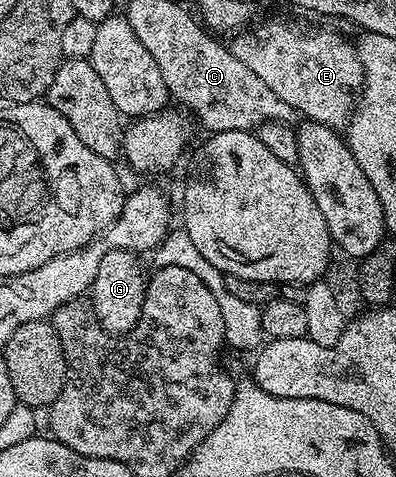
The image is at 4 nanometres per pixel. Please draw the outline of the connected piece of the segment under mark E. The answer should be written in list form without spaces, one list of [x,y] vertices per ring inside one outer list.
[[[268,19],[254,27],[241,30],[233,38],[237,38],[230,43],[234,57],[238,57],[238,61],[246,61],[246,65],[250,65],[250,69],[266,81],[266,86],[276,96],[282,97],[286,105],[295,109],[297,116],[314,123],[324,123],[328,127],[347,128],[364,85],[364,70],[355,42],[347,43],[336,31],[303,31],[284,19]]]

